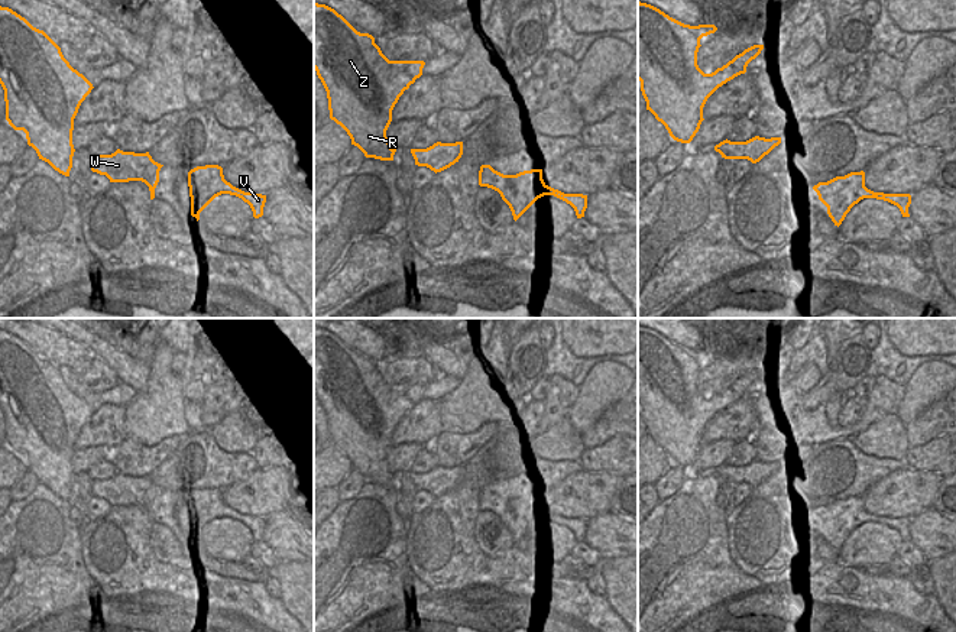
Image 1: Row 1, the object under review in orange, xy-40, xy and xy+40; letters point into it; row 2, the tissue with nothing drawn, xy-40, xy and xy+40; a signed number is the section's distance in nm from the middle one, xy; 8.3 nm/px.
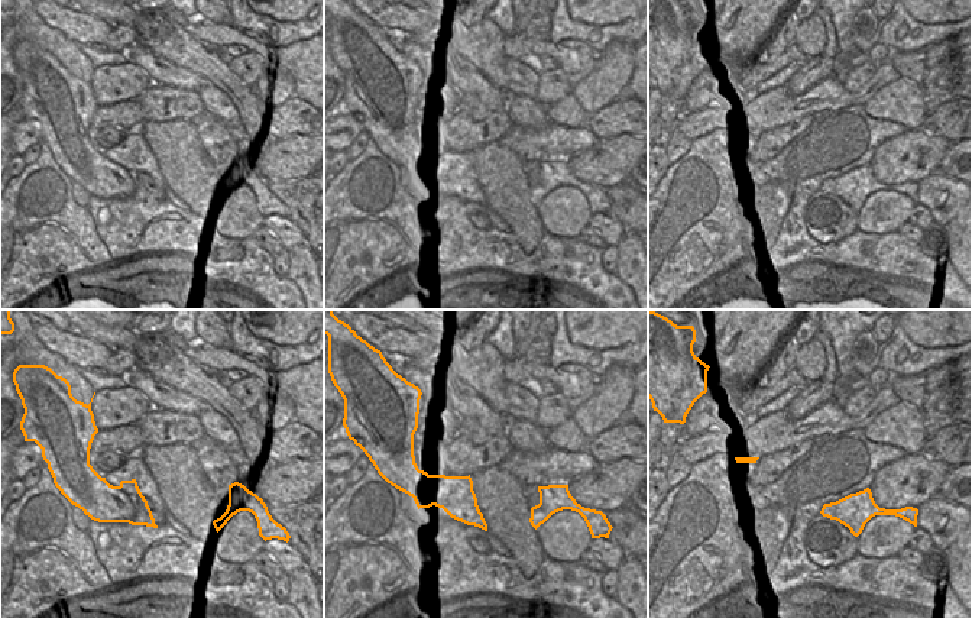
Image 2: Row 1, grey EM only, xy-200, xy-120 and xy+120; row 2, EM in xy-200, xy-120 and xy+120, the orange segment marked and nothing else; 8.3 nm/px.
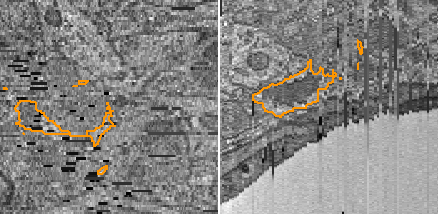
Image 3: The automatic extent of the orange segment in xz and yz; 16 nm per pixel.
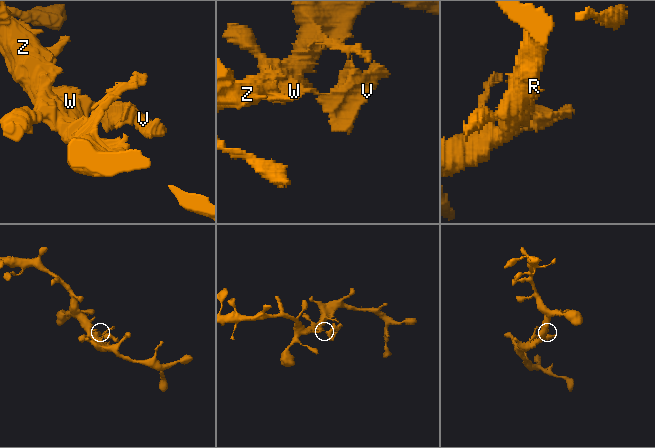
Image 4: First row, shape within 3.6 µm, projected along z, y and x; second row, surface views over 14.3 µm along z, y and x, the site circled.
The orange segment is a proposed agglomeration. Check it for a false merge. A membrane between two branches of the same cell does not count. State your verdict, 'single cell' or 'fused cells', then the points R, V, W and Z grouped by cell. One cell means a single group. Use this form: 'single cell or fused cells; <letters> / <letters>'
fused cells; R W Z / V

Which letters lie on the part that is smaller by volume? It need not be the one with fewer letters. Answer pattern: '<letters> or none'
V.

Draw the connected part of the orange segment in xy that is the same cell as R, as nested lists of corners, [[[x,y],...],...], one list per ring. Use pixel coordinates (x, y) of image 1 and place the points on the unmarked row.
[[[314,325],[314,393],[328,422],[330,443],[340,448],[366,482],[393,484],[396,473],[390,471],[386,454],[392,445],[392,434],[399,421],[422,399],[424,385],[389,385],[369,357],[357,356],[334,333]]]

